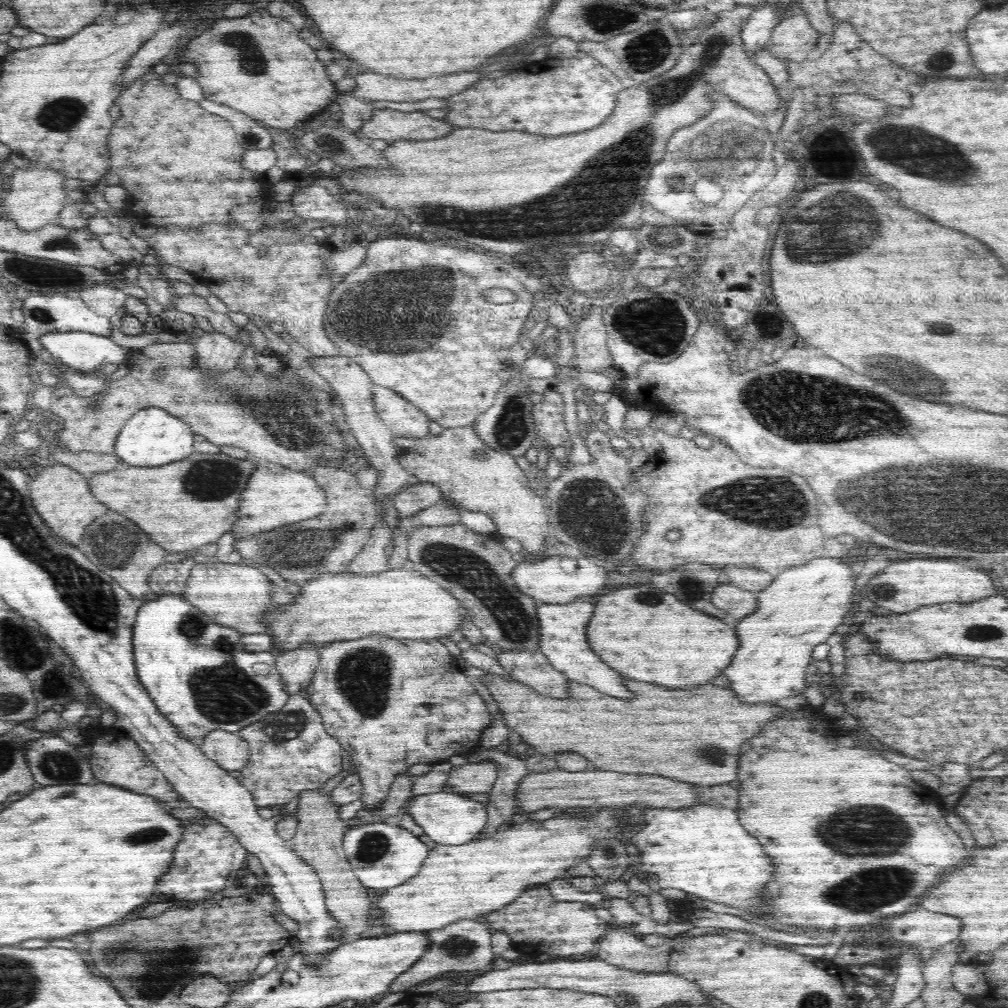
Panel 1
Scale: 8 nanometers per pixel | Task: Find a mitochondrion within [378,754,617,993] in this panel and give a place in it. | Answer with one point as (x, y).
(457, 947)

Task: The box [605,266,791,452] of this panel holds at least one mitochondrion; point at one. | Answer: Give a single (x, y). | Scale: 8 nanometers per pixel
(654, 324)

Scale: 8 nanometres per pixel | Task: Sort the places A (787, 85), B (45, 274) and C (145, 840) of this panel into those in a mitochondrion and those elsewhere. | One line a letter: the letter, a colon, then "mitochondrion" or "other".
A: other
B: mitochondrion
C: mitochondrion

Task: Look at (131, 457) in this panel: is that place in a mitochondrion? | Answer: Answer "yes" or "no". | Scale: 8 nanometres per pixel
no

